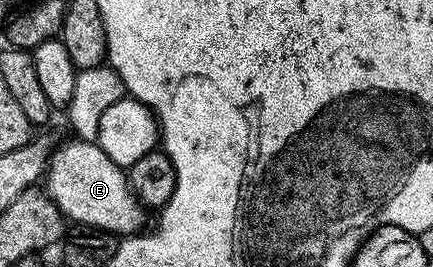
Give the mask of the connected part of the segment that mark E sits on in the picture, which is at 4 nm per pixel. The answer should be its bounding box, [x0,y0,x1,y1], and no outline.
[43,139,146,235]

